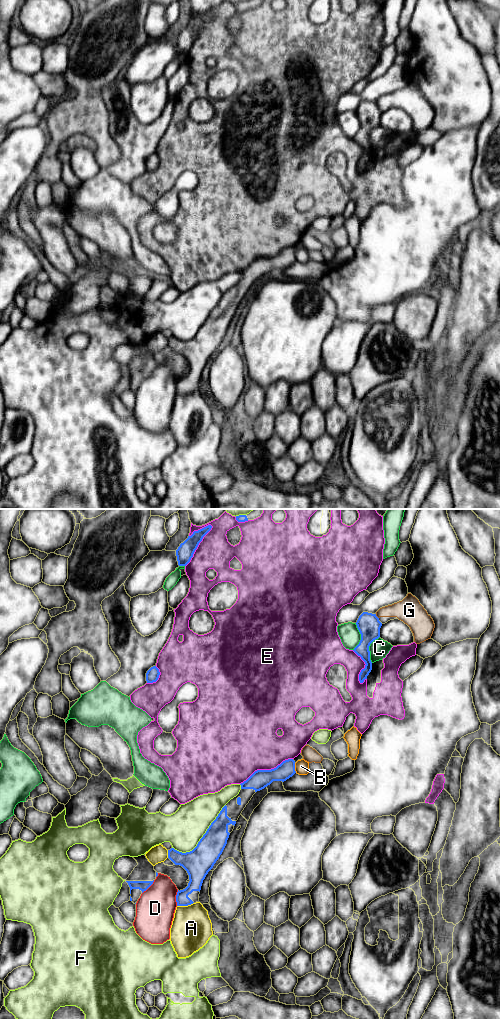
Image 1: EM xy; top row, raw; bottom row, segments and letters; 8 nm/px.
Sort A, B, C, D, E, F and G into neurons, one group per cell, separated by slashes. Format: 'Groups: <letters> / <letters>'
Groups: A / B / C / D / E / F / G

